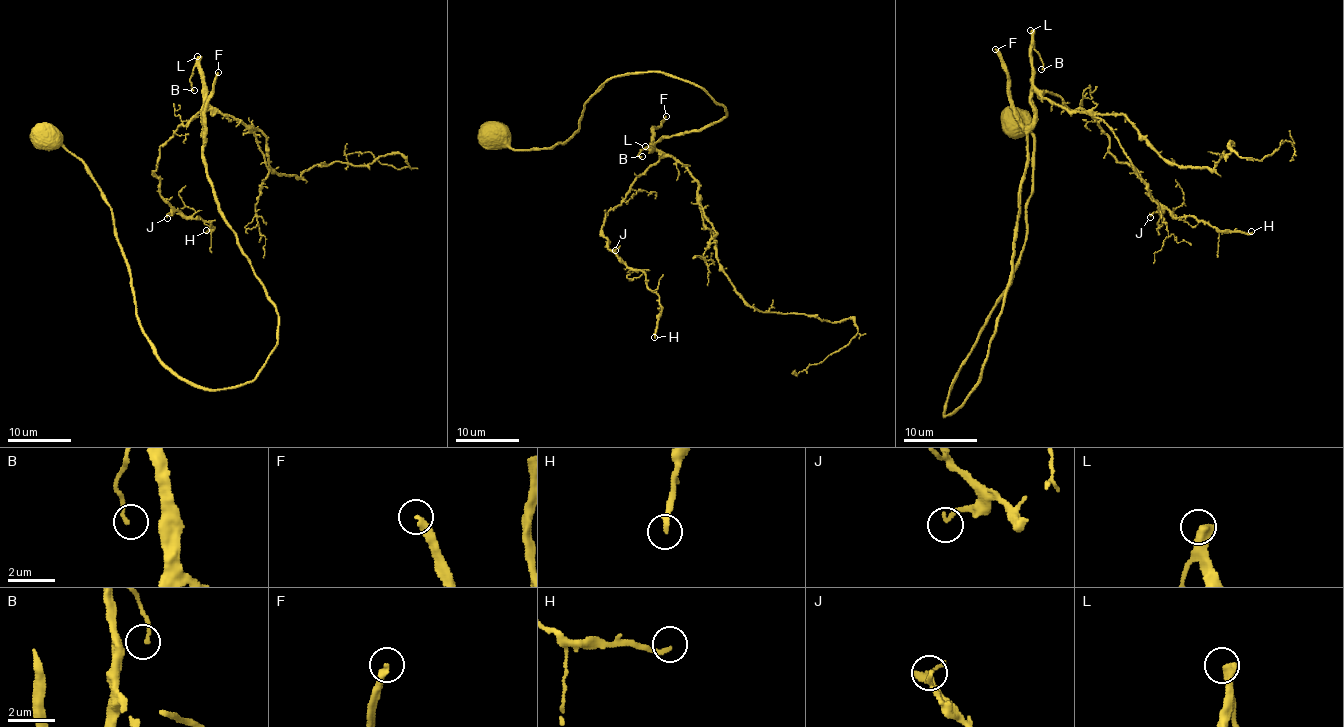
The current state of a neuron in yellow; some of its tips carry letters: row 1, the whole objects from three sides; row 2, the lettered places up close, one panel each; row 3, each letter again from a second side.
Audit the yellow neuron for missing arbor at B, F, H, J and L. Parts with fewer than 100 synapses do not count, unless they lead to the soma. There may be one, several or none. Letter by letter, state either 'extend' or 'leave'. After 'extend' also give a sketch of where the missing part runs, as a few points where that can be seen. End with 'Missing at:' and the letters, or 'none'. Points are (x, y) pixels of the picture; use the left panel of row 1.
B: leave
F: extend
H: leave
J: leave
L: extend
Missing at: F, L

